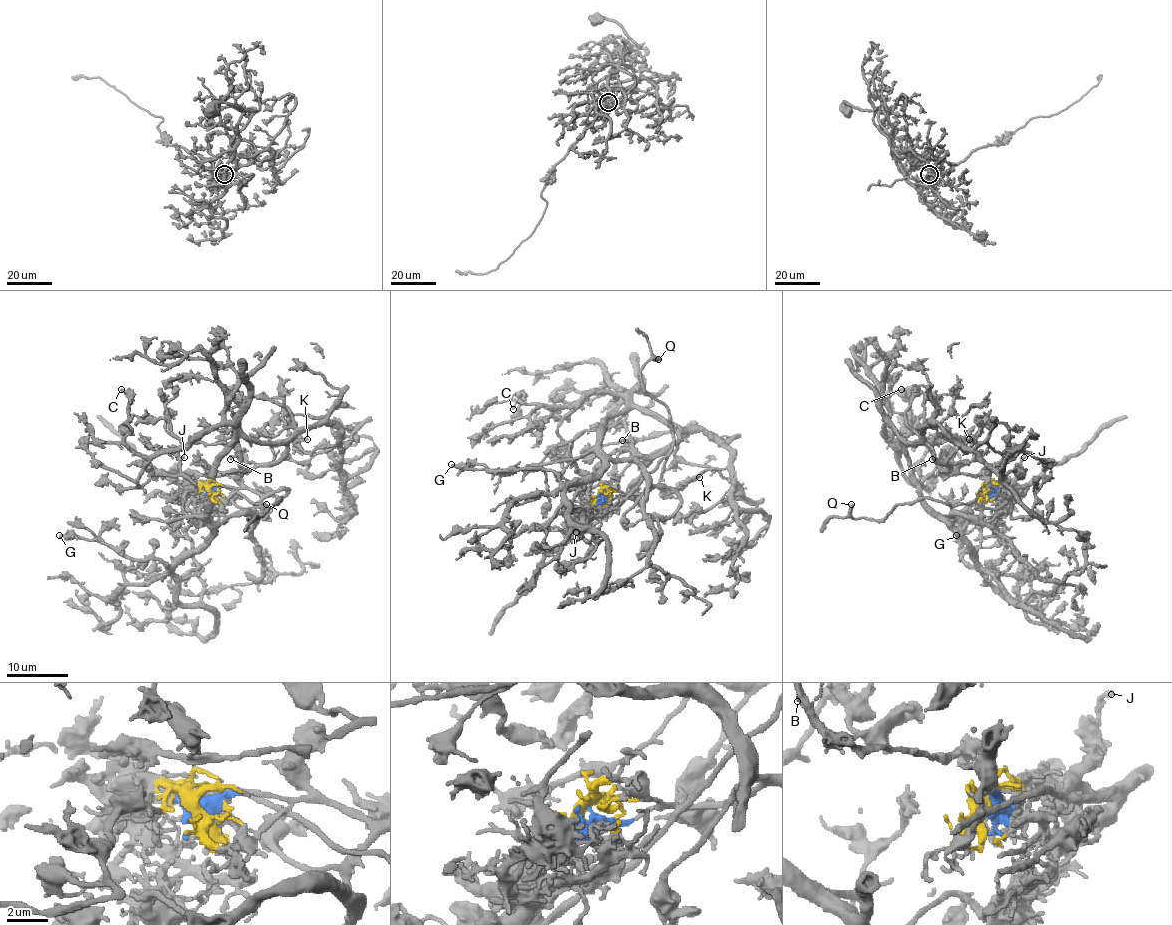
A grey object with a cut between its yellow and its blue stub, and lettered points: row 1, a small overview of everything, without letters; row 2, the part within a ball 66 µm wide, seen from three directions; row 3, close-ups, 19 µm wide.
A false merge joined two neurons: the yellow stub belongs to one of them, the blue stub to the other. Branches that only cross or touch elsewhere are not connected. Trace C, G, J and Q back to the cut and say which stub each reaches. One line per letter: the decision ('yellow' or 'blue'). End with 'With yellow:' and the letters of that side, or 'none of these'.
C: blue
G: blue
J: yellow
Q: yellow
With yellow: J, Q

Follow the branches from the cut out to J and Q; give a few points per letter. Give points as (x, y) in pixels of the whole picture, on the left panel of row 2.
J: (209, 490), (193, 484), (189, 476), (181, 473), (178, 462), (184, 456)
Q: (209, 490), (210, 484), (215, 488), (219, 485), (256, 504), (274, 505), (280, 498), (250, 519), (267, 504)

